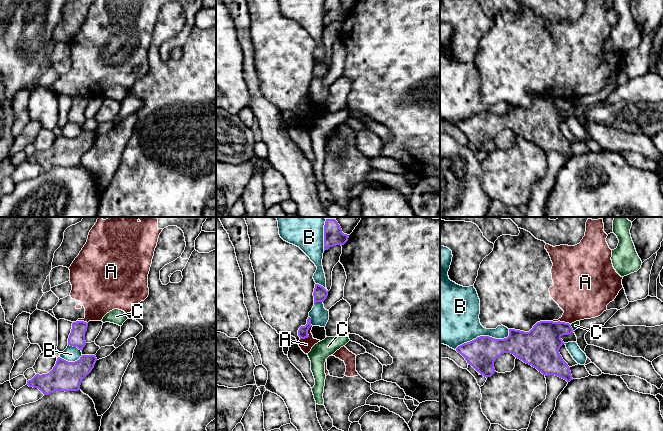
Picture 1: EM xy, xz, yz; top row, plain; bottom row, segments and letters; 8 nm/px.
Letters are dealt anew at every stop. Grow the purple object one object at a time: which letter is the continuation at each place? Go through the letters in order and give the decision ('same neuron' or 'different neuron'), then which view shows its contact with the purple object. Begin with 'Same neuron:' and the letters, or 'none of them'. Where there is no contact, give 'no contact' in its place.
Same neuron: none of them
A: different neuron; meets purple in xz
B: different neuron; meets purple in yz
C: different neuron; meets purple in yz

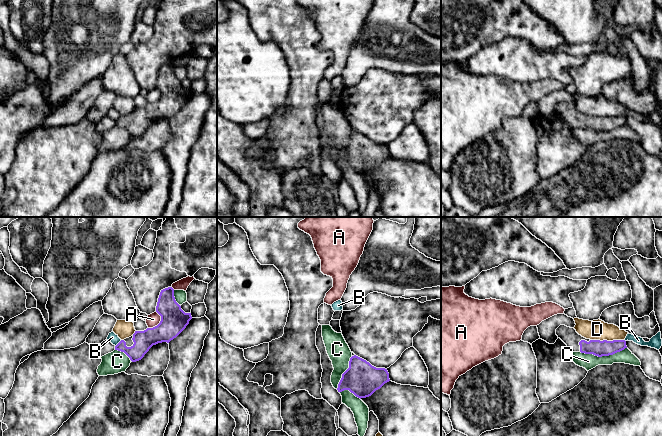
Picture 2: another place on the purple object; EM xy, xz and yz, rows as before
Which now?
Same neuron: none of them
A: different neuron; meets purple in xy
B: different neuron; meets purple in xy
C: different neuron; meets purple in yz
D: different neuron; meets purple in yz

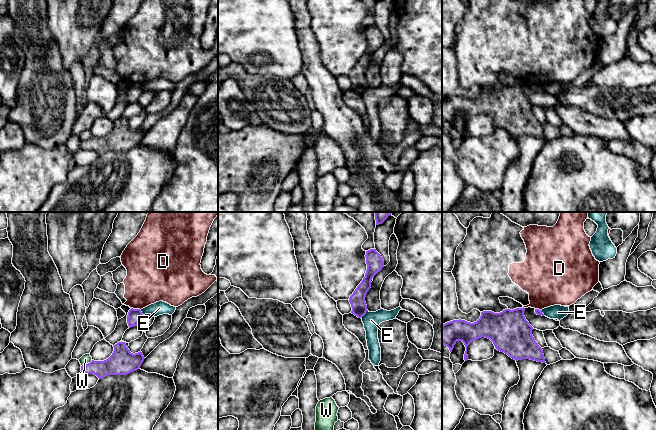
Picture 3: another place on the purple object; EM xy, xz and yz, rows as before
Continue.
Same neuron: none of them
D: different neuron; meets purple in xy
E: different neuron; meets purple in xz
W: different neuron; meets purple in xy

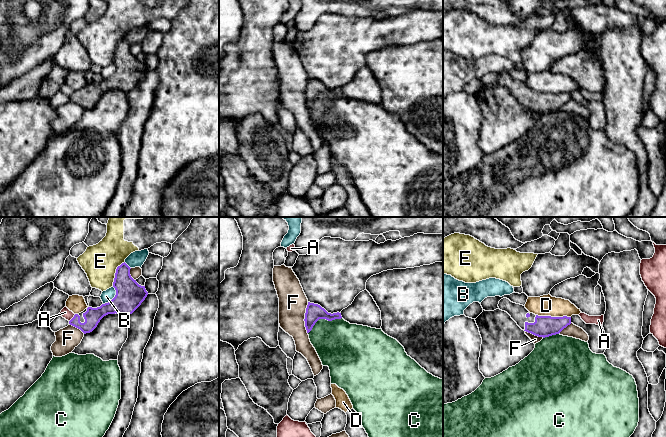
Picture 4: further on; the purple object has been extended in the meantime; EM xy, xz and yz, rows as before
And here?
Same neuron: none of them
A: different neuron; meets purple in xy
B: different neuron; meets purple in xy
C: different neuron; meets purple in xz
D: different neuron; meets purple in yz
E: different neuron; meets purple in xy
F: different neuron; meets purple in xz

